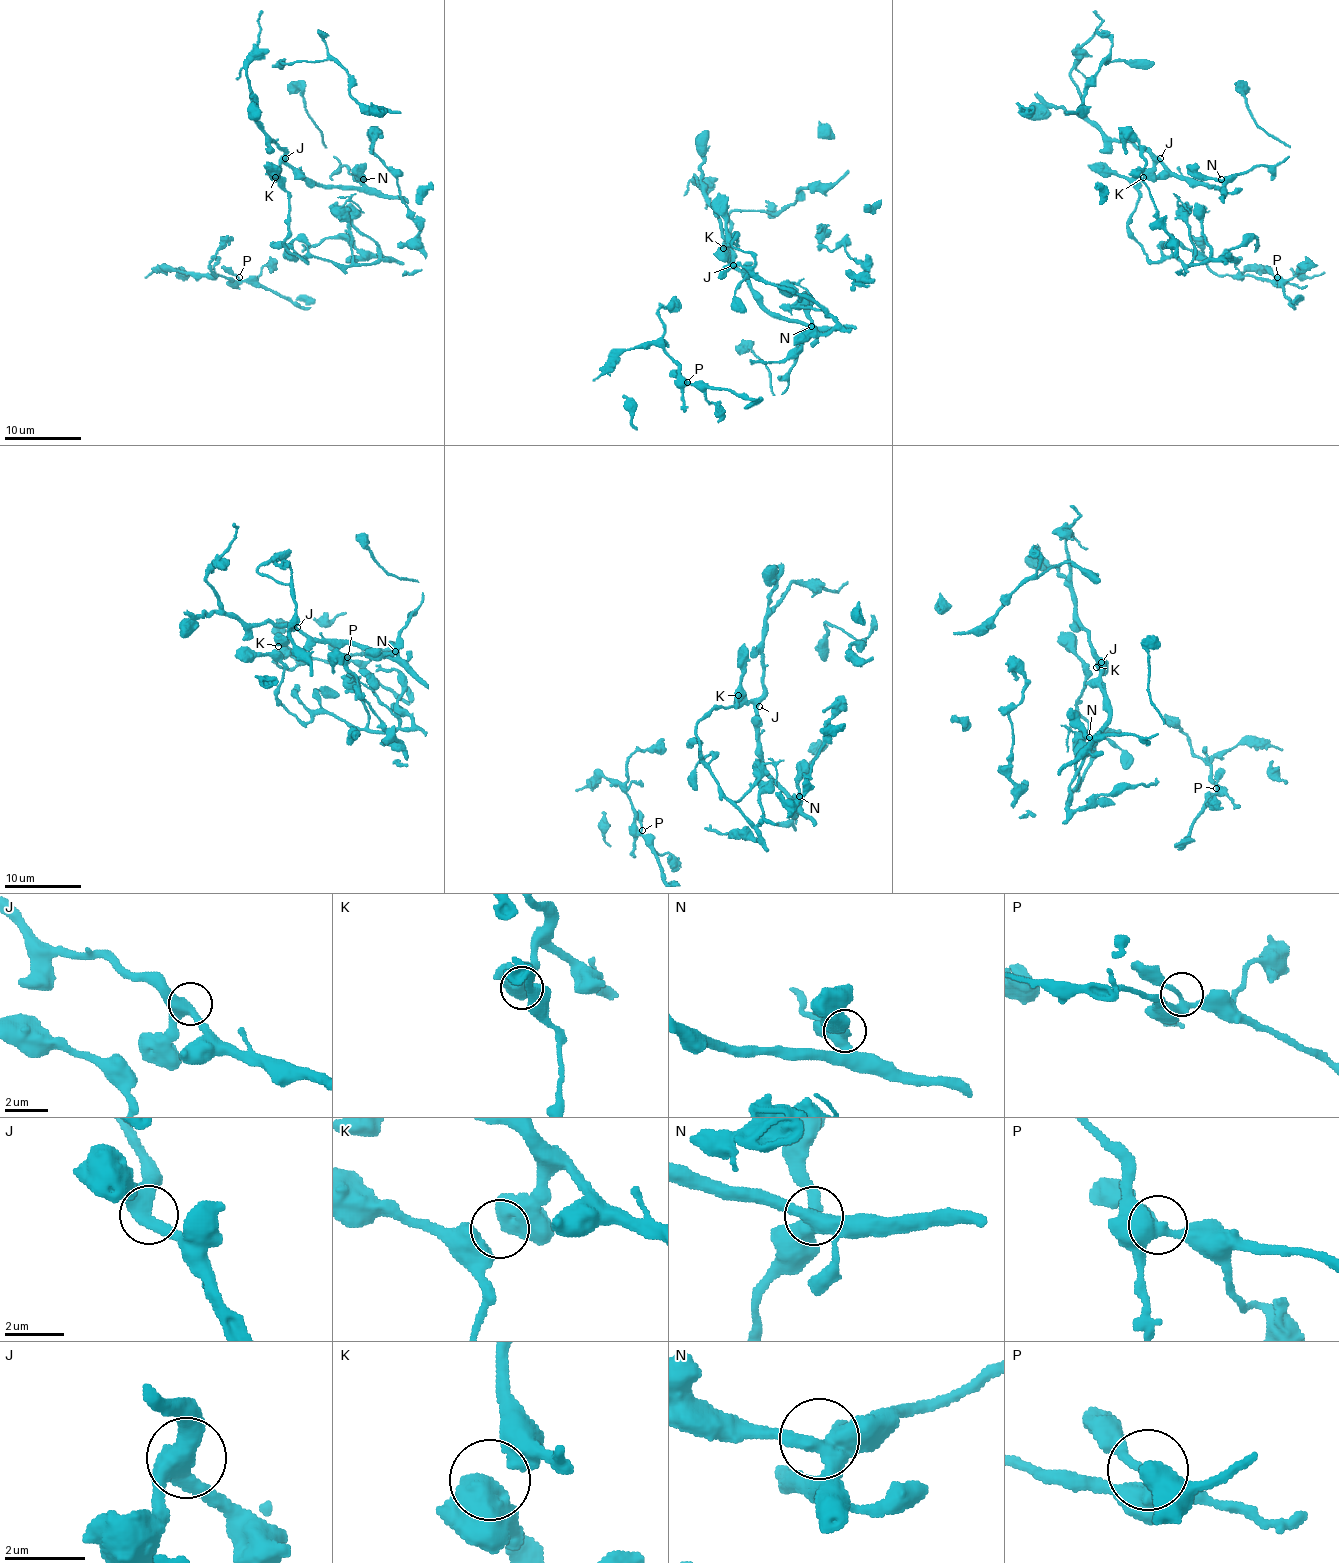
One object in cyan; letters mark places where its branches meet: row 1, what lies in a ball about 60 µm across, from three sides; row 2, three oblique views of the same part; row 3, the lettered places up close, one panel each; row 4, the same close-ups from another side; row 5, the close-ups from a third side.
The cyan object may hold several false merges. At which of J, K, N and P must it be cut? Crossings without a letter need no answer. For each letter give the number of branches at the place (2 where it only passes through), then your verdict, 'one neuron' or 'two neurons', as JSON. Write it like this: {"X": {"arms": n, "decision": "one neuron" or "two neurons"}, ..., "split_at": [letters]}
{"J": {"arms": 3, "decision": "one neuron"}, "K": {"arms": 2, "decision": "one neuron"}, "N": {"arms": 3, "decision": "one neuron"}, "P": {"arms": 3, "decision": "one neuron"}, "split_at": []}

